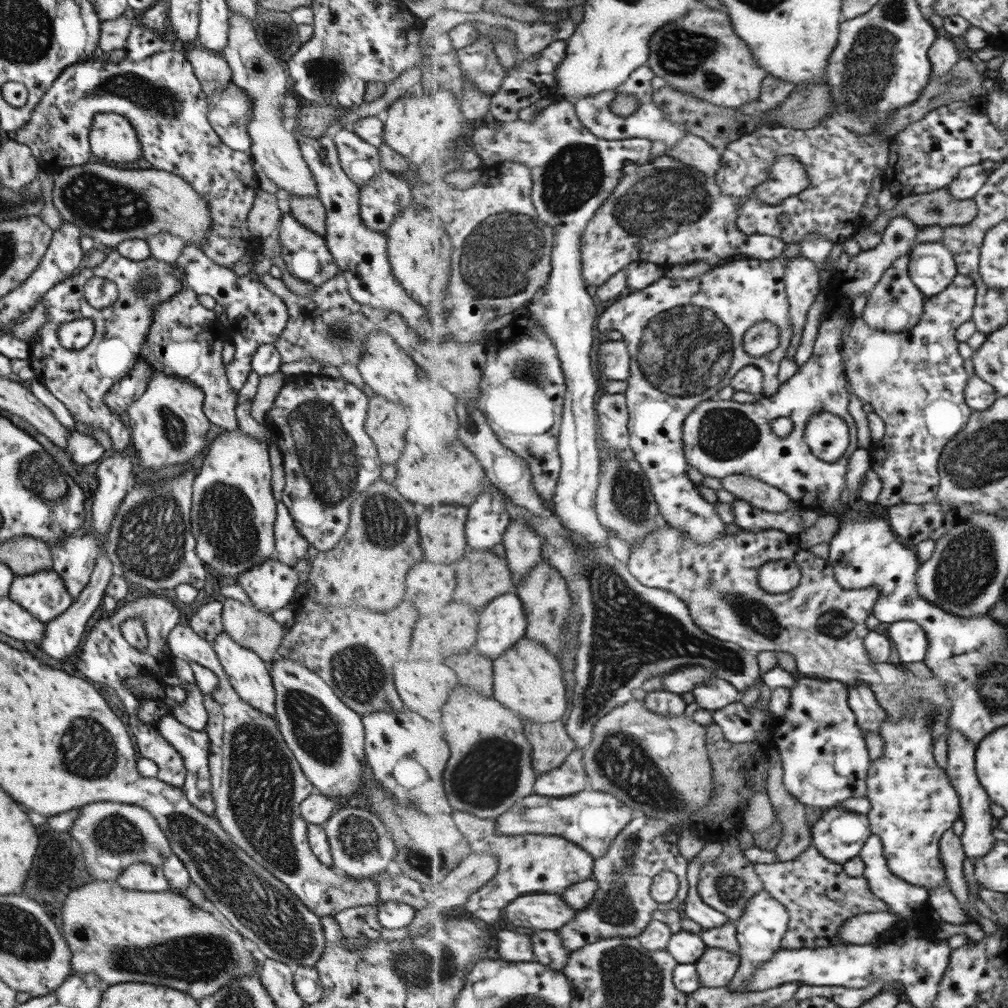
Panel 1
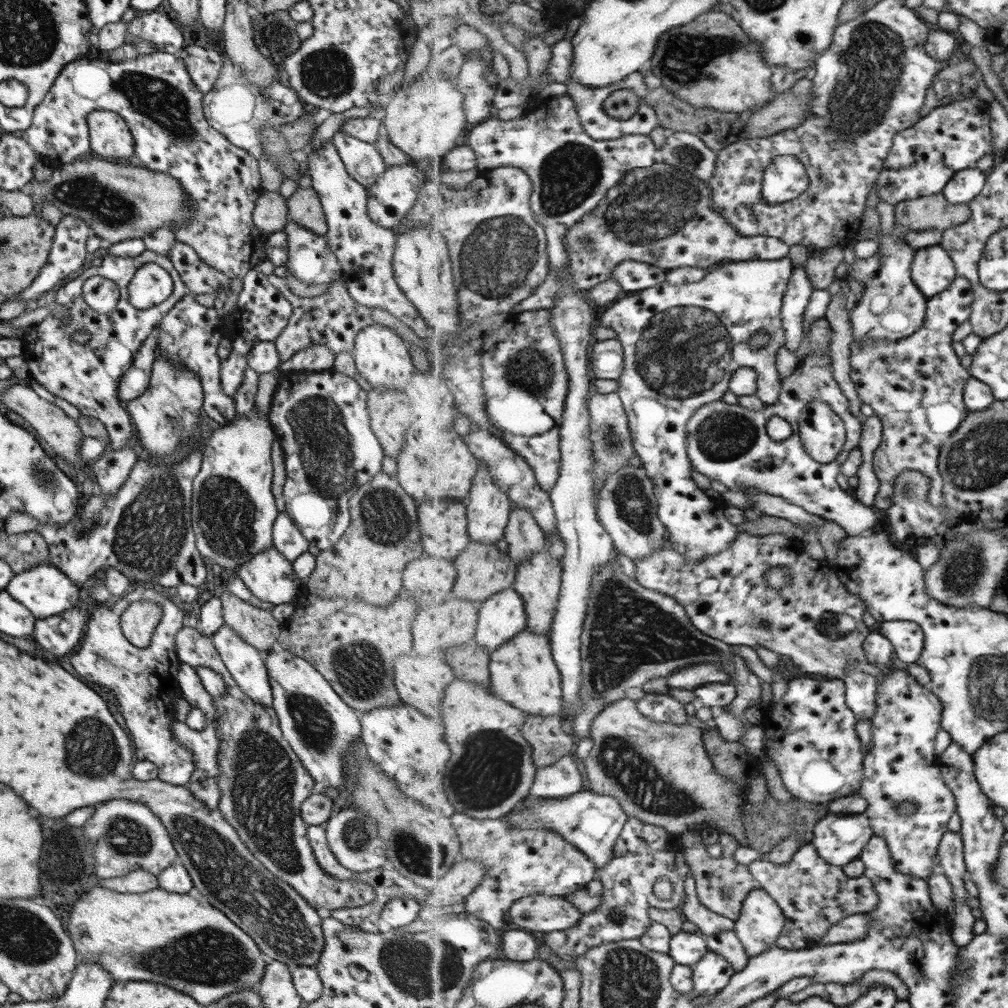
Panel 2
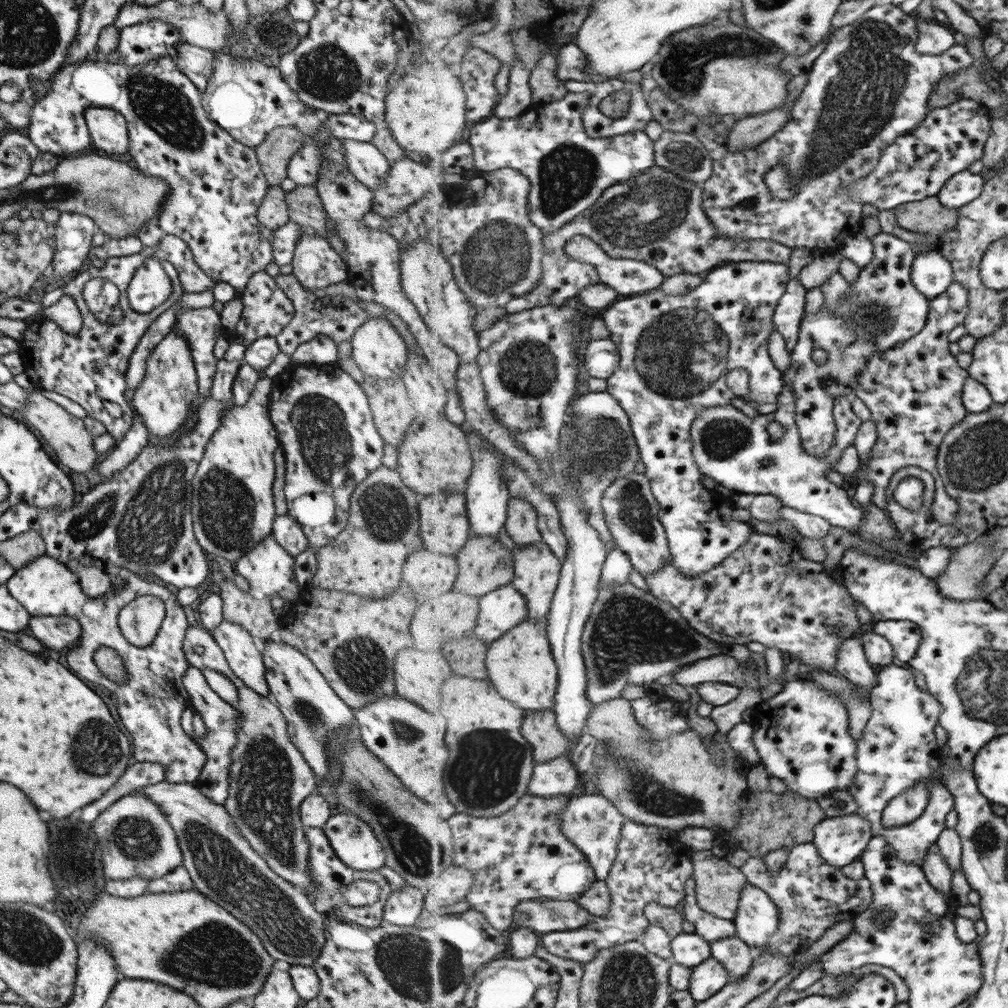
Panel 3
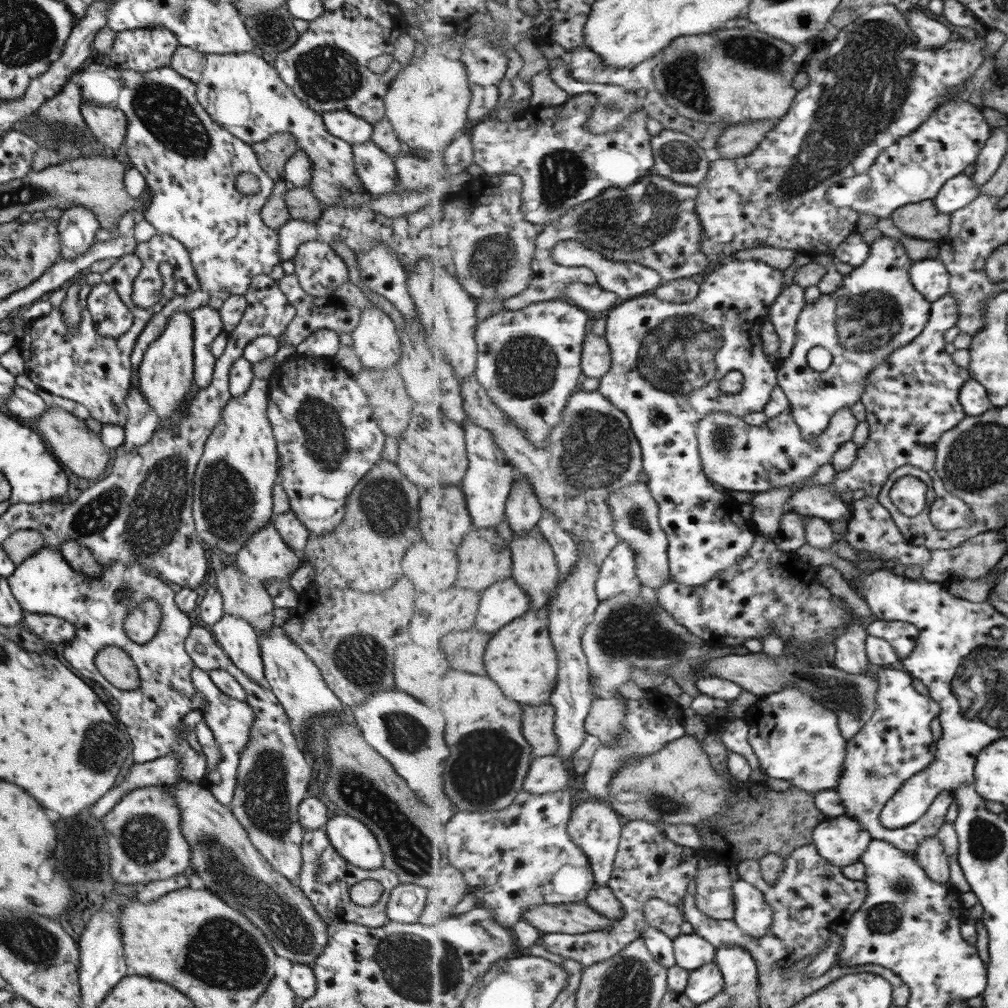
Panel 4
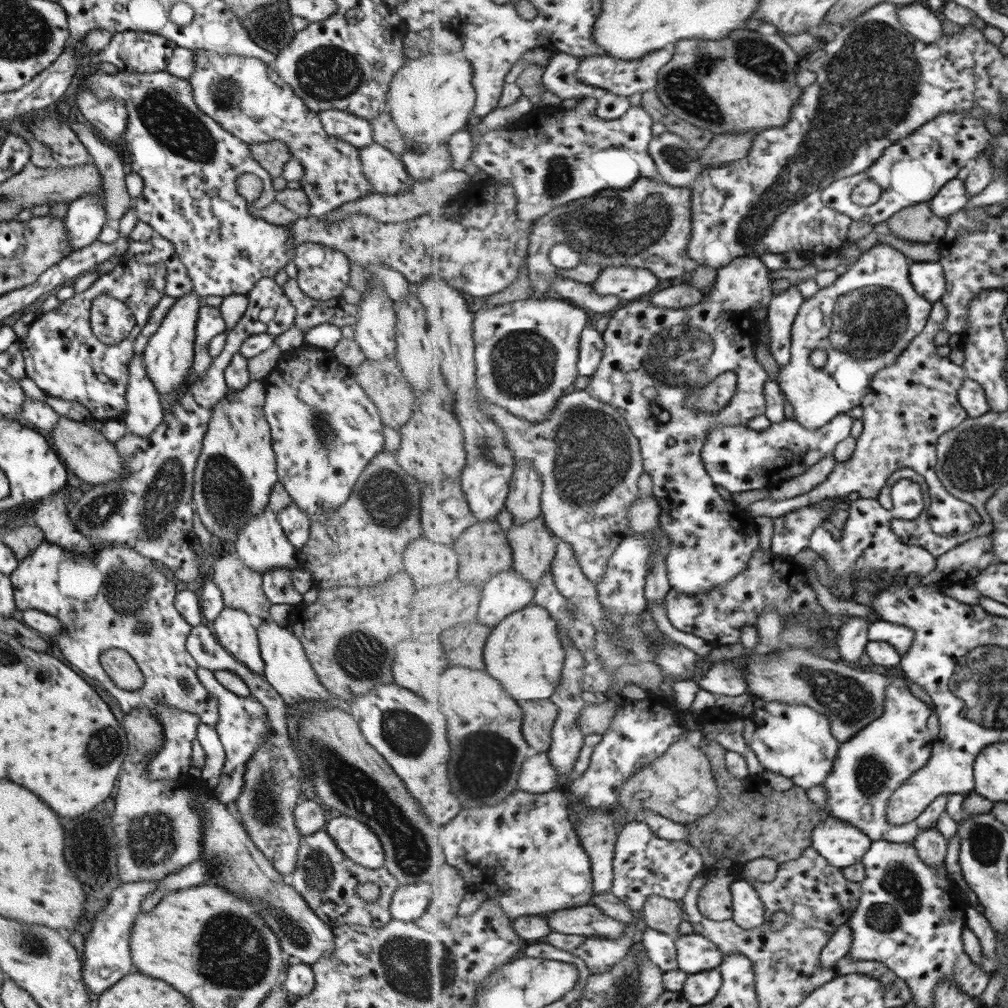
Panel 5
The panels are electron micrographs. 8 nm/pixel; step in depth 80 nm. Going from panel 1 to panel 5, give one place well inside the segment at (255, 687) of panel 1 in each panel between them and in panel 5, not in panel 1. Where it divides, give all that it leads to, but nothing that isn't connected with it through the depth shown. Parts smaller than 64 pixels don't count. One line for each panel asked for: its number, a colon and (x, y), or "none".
2: (245, 664)
3: (244, 660)
4: (235, 636)
5: (231, 628)

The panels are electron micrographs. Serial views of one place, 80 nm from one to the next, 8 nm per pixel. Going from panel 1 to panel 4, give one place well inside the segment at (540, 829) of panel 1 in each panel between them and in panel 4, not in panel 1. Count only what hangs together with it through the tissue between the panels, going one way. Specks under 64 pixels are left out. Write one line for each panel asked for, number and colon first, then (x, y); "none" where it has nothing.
2: (592, 822)
3: (591, 822)
4: (595, 826)

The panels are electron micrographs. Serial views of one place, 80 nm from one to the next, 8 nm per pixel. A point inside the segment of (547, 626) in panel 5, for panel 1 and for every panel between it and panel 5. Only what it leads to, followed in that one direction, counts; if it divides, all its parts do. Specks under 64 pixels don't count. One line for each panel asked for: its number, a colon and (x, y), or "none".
1: (529, 679)
2: (524, 672)
3: (521, 663)
4: (522, 658)

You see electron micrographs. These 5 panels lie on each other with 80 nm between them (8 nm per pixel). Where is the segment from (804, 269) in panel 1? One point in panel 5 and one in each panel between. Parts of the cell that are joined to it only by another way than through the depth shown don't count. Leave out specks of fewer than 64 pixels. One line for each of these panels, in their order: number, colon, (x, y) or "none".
2: (797, 299)
3: (791, 309)
4: (784, 315)
5: (783, 309)

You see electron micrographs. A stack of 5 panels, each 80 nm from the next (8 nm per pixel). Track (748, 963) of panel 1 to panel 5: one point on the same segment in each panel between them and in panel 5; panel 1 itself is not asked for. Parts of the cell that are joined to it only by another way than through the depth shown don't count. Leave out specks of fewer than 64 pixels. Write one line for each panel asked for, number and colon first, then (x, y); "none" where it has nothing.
2: (762, 921)
3: (757, 920)
4: (754, 914)
5: (749, 912)

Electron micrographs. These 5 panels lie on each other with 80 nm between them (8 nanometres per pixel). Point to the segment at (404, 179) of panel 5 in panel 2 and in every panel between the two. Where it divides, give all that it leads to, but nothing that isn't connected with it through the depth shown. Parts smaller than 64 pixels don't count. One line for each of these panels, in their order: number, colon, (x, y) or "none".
2: (363, 163)
3: (364, 161)
4: (376, 171)

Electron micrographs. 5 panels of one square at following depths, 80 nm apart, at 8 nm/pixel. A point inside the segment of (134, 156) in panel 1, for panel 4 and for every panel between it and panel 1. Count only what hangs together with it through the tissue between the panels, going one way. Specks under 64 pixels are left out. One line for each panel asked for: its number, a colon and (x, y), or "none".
2: (108, 135)
3: (107, 130)
4: (108, 125)

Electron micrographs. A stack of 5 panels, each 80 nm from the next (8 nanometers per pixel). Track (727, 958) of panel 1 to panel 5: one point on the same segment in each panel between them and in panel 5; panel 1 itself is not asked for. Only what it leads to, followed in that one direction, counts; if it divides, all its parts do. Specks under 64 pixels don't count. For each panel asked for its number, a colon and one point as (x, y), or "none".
2: (713, 973)
3: (709, 978)
4: (705, 983)
5: (700, 989)

